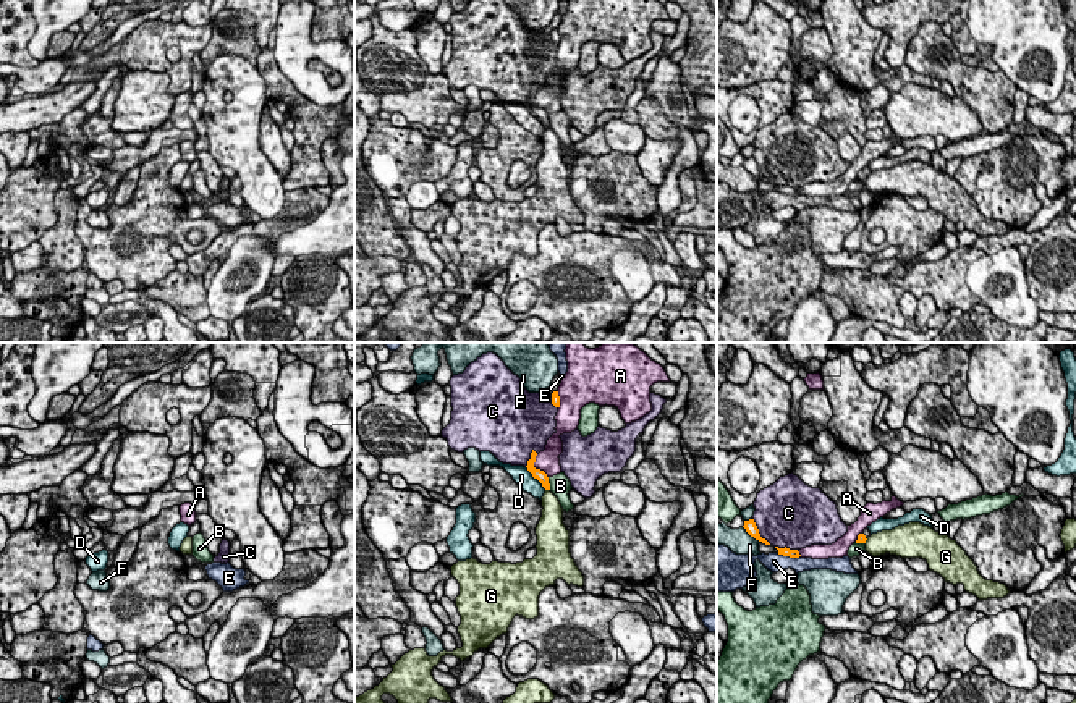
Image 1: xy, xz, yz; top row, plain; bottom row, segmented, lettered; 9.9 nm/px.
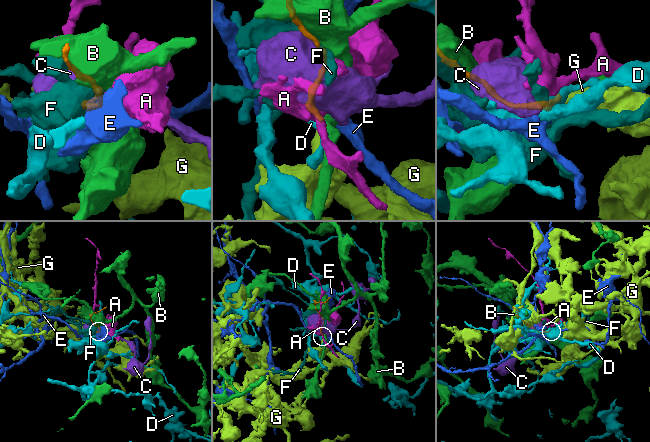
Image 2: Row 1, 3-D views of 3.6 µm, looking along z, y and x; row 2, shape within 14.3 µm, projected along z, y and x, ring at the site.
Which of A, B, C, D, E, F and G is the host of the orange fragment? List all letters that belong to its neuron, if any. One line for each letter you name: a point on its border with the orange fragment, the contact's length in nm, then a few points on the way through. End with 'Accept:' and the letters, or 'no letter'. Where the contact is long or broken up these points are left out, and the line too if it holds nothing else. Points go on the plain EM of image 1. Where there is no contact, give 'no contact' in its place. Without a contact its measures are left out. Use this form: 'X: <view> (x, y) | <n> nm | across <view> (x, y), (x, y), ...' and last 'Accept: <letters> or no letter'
Accept: no letter

